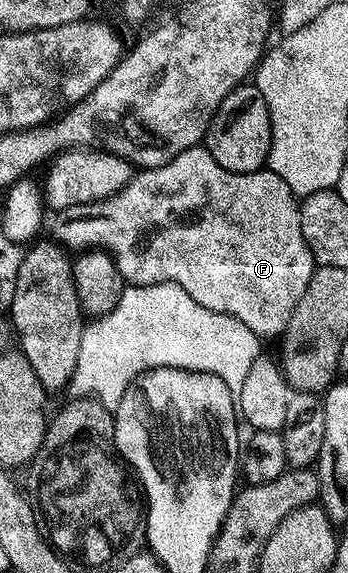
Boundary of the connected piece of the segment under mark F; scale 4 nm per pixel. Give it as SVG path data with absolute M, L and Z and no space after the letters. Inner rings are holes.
M198 145L179 153L179 157L175 157L167 165L138 170L129 180L128 185L119 193L109 196L108 199L102 199L100 203L96 204L95 211L97 211L97 215L81 213L78 219L66 221L65 241L63 240L66 248L74 247L77 253L85 253L90 249L105 252L115 261L126 284L134 287L150 287L156 283L177 283L183 289L187 289L187 293L191 293L191 297L195 297L195 301L199 301L199 305L203 305L203 309L211 309L215 313L223 313L243 321L243 325L247 325L247 329L251 329L253 334L260 336L265 341L273 338L276 340L285 334L287 325L291 321L291 313L295 313L295 305L299 305L299 297L303 297L303 293L307 290L307 281L311 281L315 270L313 254L303 237L299 199L298 196L291 193L287 181L283 181L283 177L279 177L268 169L251 173L231 173L227 169L223 169L223 165L219 165L219 161L215 161L215 157L211 157L209 148L205 145Z

